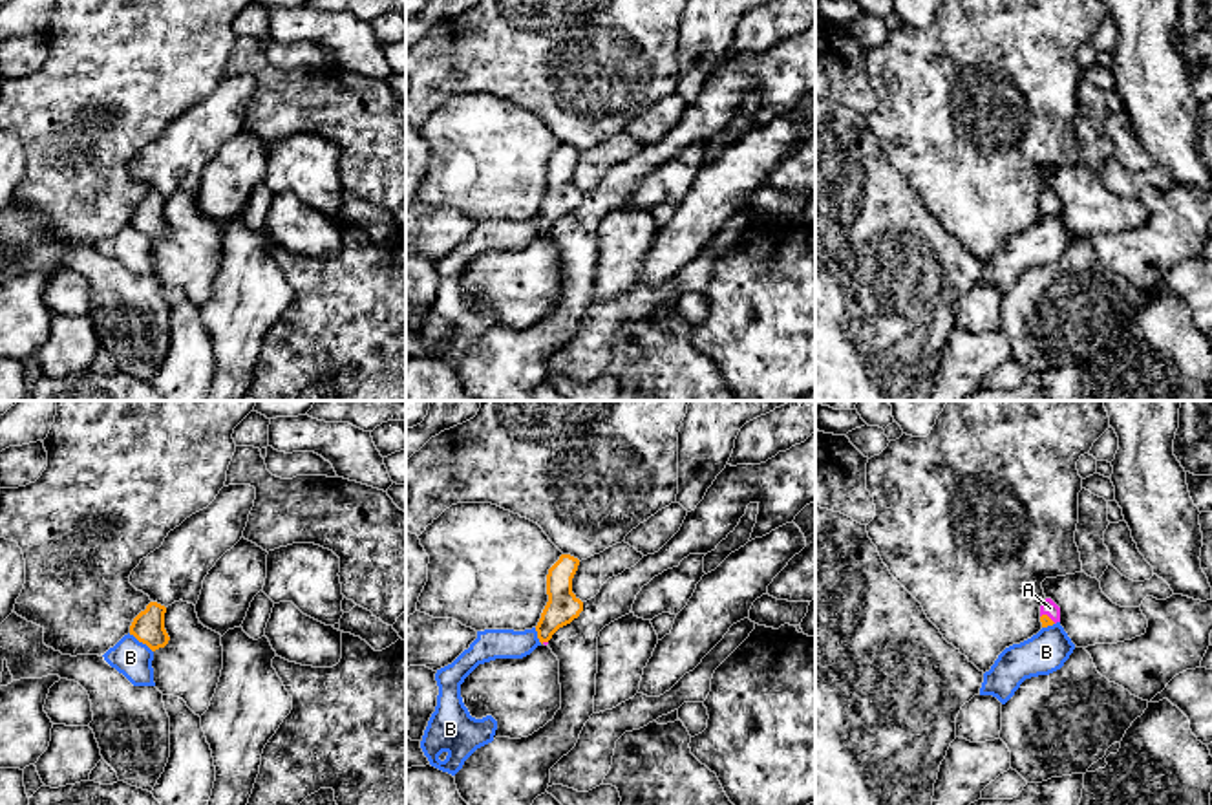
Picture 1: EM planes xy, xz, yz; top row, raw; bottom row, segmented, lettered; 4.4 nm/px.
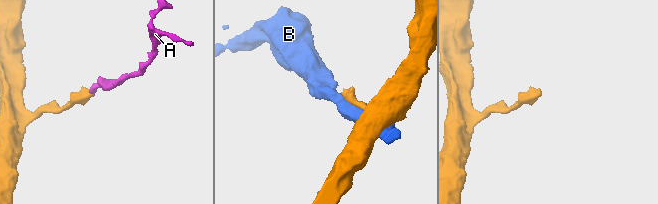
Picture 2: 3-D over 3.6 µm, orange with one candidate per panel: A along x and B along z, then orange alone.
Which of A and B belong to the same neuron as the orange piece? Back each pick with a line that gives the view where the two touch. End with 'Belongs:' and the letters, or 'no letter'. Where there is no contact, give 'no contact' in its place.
A: meets orange in yz
Belongs: A

